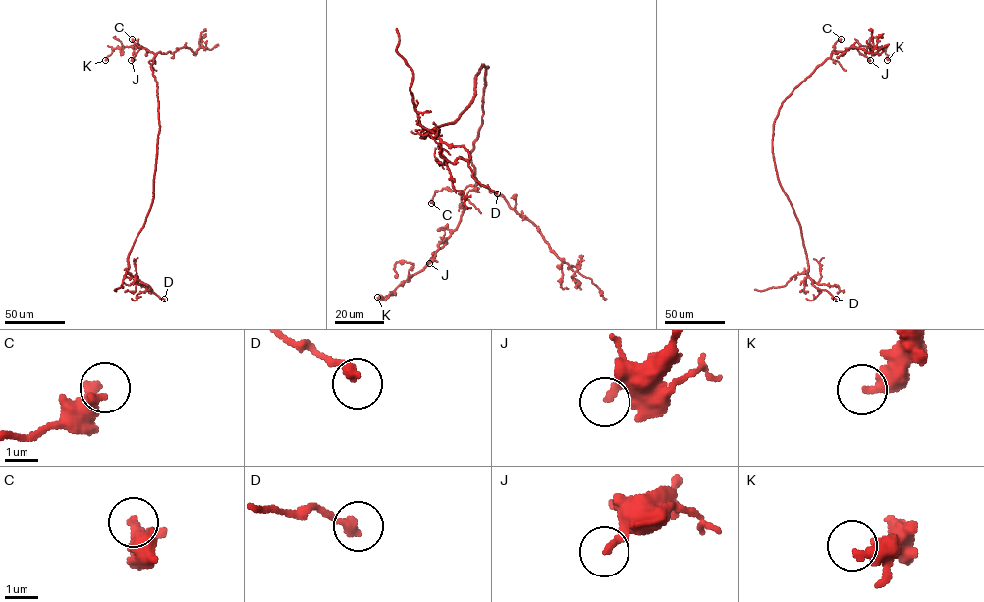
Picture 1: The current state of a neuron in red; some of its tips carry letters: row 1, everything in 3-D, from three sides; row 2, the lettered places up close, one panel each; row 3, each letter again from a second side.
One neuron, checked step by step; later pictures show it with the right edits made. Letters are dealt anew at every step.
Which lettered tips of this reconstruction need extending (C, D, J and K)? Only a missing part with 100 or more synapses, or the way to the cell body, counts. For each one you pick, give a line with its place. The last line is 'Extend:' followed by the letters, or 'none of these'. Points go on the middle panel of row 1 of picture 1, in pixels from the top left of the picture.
Extend: none of these

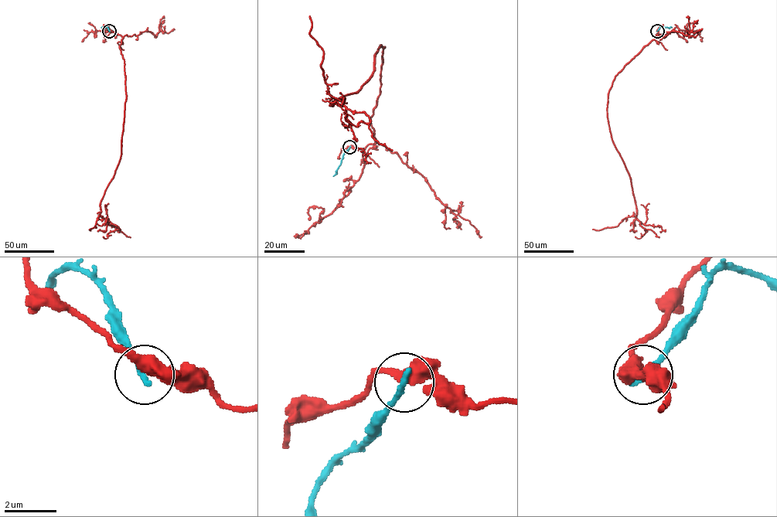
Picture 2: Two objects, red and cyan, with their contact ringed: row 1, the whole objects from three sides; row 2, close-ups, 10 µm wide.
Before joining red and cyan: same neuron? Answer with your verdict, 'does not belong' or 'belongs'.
does not belong

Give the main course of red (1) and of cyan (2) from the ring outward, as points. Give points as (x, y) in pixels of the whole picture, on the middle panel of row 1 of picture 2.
1: (350, 147), (376, 141), (370, 118), (383, 47), (371, 76), (331, 105), (370, 122), (349, 123), (337, 101)
2: (350, 147), (333, 175)

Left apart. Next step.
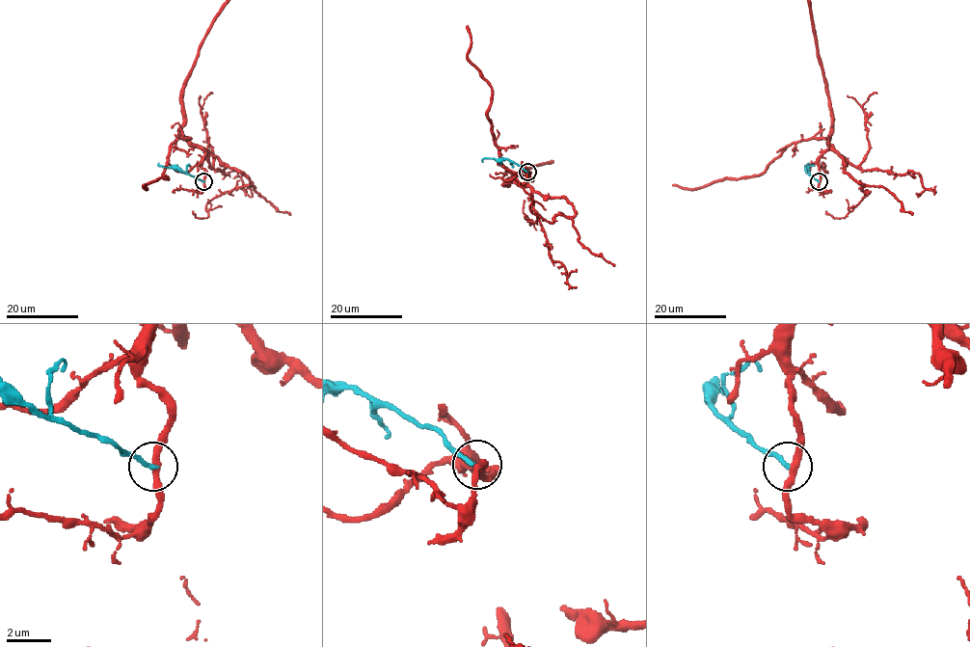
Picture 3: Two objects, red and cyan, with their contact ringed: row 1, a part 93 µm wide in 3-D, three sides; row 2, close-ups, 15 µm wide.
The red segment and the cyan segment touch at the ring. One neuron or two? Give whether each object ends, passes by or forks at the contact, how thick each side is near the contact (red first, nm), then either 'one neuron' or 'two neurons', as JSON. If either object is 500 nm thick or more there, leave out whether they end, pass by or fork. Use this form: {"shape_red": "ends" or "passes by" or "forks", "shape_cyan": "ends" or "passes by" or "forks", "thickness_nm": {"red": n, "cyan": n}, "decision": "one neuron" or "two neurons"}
{"shape_red": "passes by", "shape_cyan": "ends", "thickness_nm": {"red": 320, "cyan": 200}, "decision": "two neurons"}

